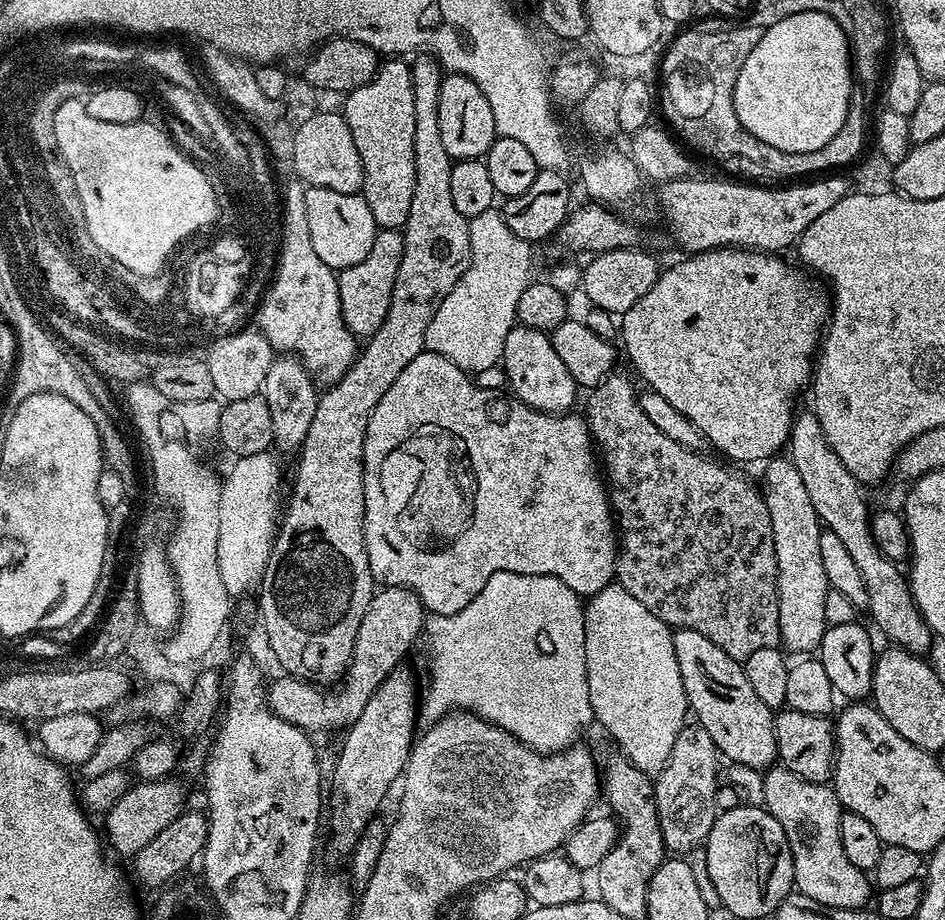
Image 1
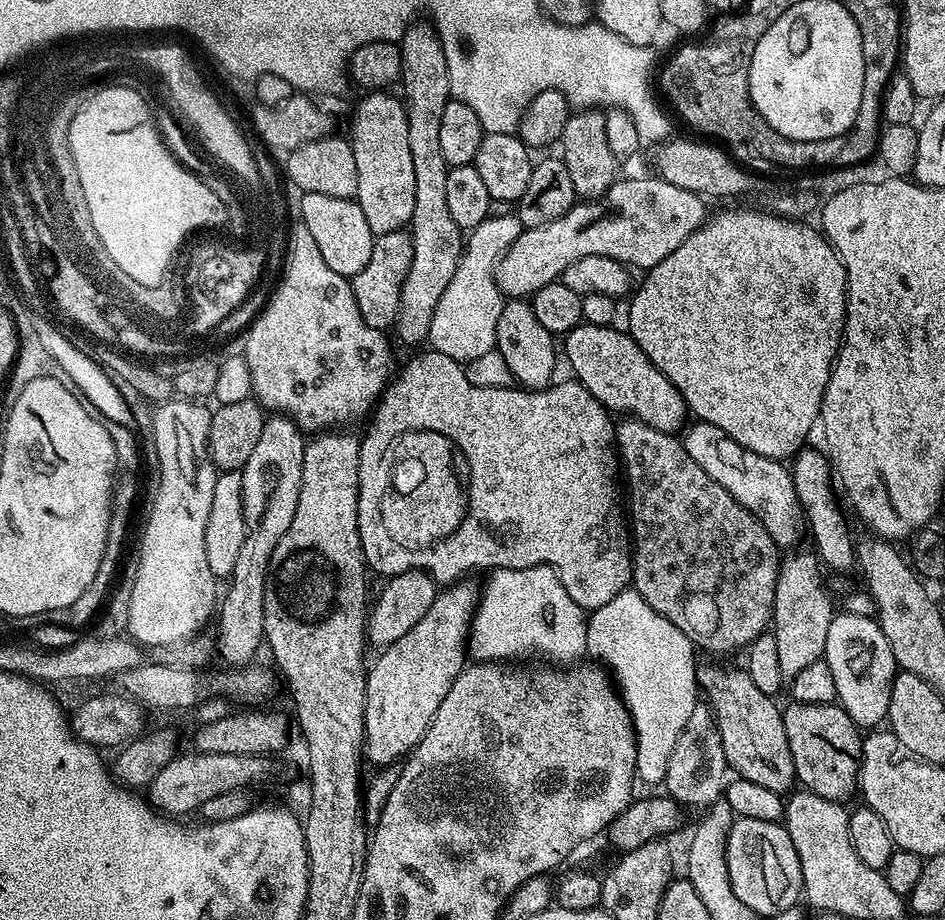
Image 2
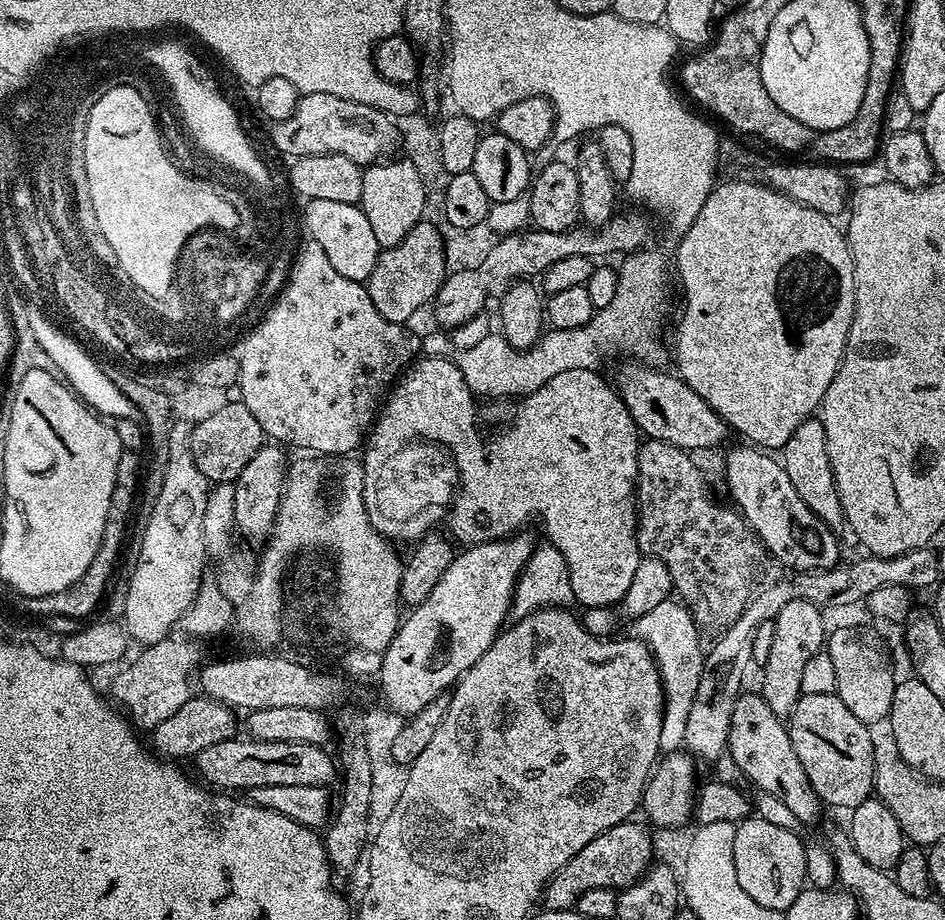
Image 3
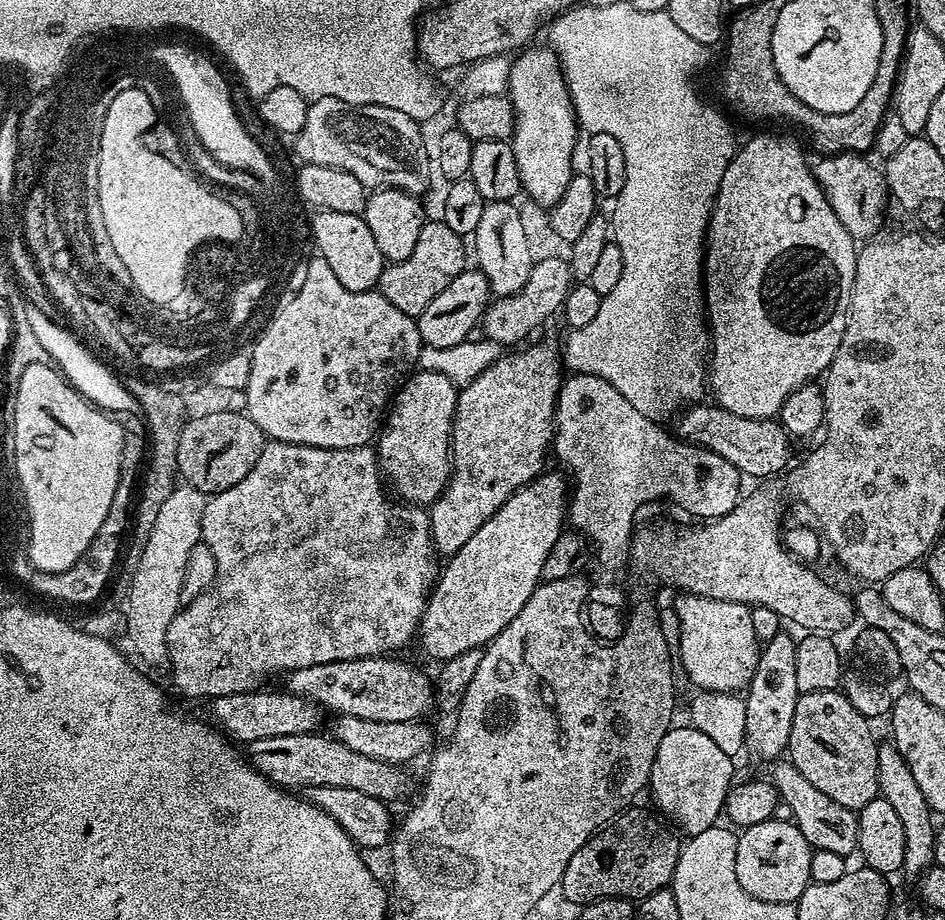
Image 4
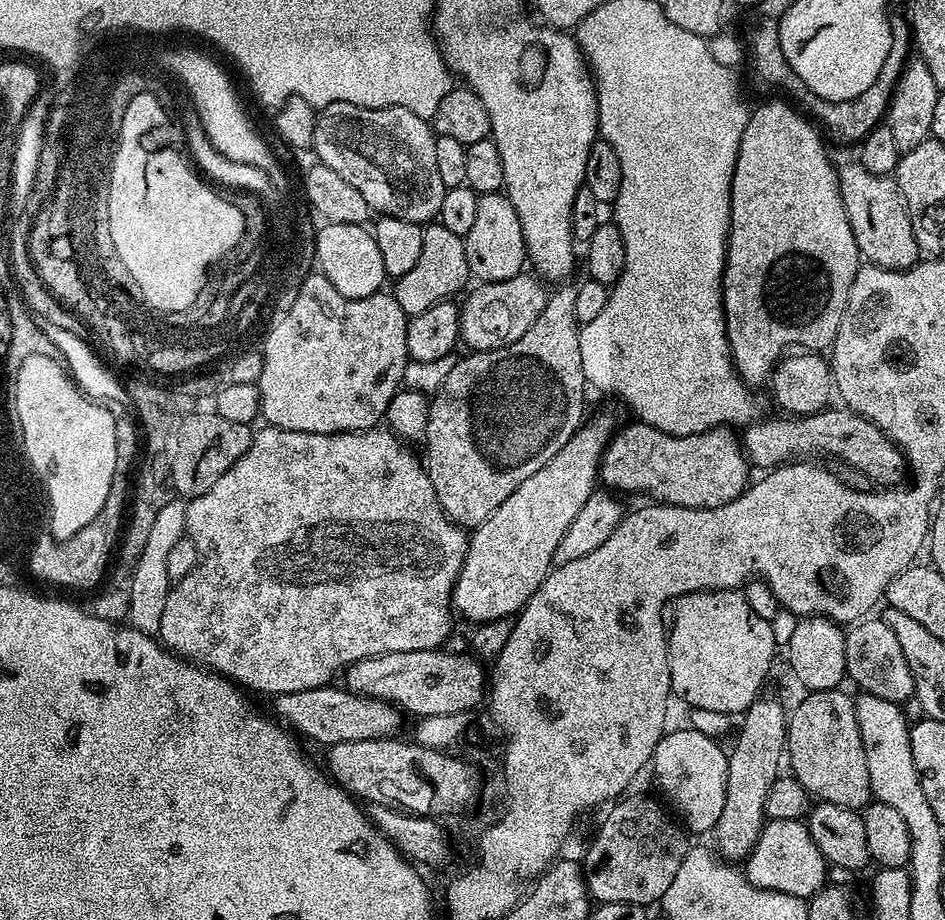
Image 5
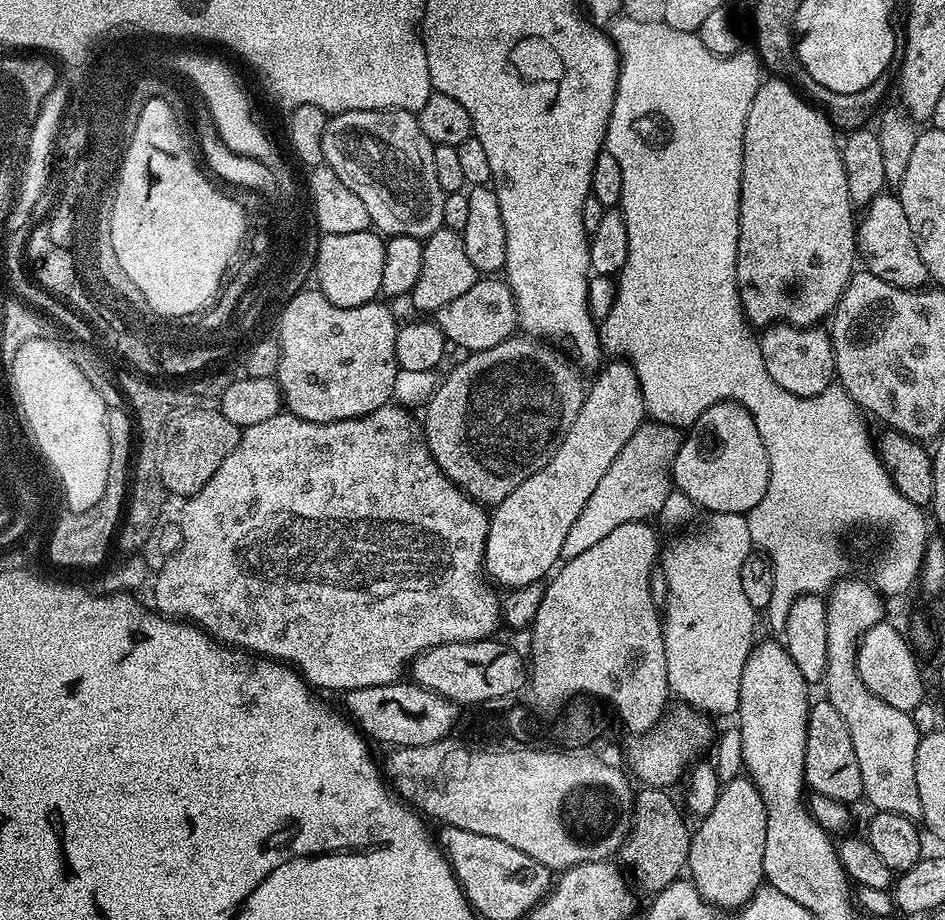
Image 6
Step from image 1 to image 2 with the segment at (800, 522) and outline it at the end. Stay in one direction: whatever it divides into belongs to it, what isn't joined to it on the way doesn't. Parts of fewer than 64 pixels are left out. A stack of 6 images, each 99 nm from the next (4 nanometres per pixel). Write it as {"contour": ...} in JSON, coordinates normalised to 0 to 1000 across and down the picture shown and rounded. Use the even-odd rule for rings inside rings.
{"contour":[[[858,599],[831,603],[825,610],[825,623],[821,629],[821,645],[817,660],[817,678],[823,698],[823,728],[826,740],[836,741],[857,720],[866,720],[872,711],[874,689],[883,668],[880,652],[872,640],[868,627],[870,614]]]}

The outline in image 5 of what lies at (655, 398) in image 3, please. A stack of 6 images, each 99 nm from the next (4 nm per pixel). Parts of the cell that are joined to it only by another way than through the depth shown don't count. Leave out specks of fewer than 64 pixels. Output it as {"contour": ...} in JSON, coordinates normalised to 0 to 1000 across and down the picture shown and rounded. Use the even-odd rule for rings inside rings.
{"contour":[[[880,441],[855,452],[826,452],[828,454],[804,454],[797,458],[786,466],[787,474],[785,470],[783,476],[788,496],[797,508],[816,511],[830,503],[856,497],[853,496],[855,493],[874,493],[893,500],[929,525],[926,527],[930,529],[953,527],[961,512],[952,487],[920,455],[896,441],[888,442]]]}

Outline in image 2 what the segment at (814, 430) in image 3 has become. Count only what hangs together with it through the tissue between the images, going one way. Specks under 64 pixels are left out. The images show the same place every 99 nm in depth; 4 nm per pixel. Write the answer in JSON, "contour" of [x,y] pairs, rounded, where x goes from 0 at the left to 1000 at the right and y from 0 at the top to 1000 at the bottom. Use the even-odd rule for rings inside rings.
{"contour":[[[852,485],[842,492],[836,504],[838,514],[838,523],[840,524],[840,533],[842,540],[847,543],[847,554],[850,564],[853,566],[853,574],[859,577],[859,591],[862,603],[866,605],[869,614],[873,618],[881,617],[885,622],[903,621],[906,617],[906,592],[904,583],[897,579],[897,565],[893,562],[893,557],[889,553],[889,548],[885,545],[886,532],[883,529],[883,510],[871,490],[862,491],[859,485]]]}

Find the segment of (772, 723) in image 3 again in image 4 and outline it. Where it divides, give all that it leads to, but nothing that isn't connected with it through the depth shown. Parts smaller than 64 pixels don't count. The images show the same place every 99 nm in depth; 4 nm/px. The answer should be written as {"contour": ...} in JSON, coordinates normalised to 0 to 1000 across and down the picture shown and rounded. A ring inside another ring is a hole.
{"contour":[[[821,828],[816,832],[817,840],[815,847],[821,857],[821,864],[824,873],[834,877],[833,886],[838,895],[849,902],[849,911],[865,927],[877,926],[880,930],[897,930],[907,925],[908,915],[908,886],[903,879],[895,876],[887,876],[883,867],[870,863],[870,859],[865,859],[855,847],[836,828]]]}

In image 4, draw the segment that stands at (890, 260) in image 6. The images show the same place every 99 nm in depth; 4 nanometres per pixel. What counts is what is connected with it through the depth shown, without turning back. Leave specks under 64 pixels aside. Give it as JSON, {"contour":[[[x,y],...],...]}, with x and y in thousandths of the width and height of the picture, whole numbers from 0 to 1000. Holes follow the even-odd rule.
{"contour":[[[890,165],[888,167],[872,167],[867,171],[868,175],[862,175],[861,186],[863,196],[868,199],[868,204],[878,224],[883,228],[883,233],[887,233],[887,241],[891,241],[891,246],[895,246],[895,250],[903,259],[927,259],[932,255],[931,247],[935,243],[935,225],[942,222],[942,210],[940,200],[935,196],[935,188],[930,182],[927,183],[921,175],[914,174],[913,168],[903,167],[899,165]]]}

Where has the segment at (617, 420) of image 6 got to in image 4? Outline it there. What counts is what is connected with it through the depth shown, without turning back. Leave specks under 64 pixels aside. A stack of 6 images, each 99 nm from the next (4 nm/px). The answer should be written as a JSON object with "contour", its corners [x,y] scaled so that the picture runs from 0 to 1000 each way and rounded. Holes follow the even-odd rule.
{"contour":[[[577,512],[552,528],[522,559],[497,589],[465,618],[444,673],[444,704],[457,717],[471,720],[503,704],[511,705],[557,659],[561,646],[574,634],[578,605],[599,574],[603,526],[592,512]]]}

